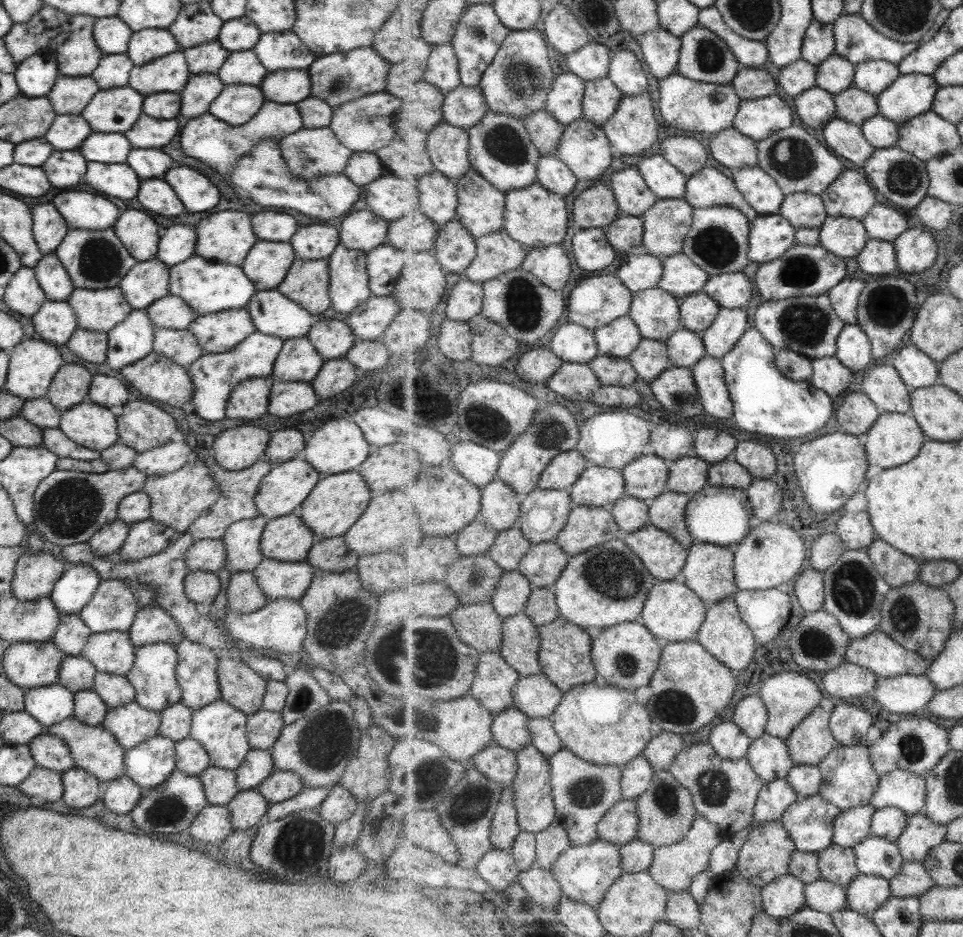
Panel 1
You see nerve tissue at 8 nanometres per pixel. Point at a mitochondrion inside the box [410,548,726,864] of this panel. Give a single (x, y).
(470, 805)

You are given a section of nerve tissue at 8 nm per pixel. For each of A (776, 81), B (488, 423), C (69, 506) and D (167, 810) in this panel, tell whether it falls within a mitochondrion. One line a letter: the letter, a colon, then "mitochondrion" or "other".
A: other
B: mitochondrion
C: mitochondrion
D: mitochondrion

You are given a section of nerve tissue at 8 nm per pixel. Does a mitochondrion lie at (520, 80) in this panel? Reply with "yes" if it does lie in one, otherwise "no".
yes

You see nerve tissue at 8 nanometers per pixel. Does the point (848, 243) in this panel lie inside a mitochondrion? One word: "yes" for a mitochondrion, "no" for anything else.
no

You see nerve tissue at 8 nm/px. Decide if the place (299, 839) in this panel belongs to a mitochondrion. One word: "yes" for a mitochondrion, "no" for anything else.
yes

